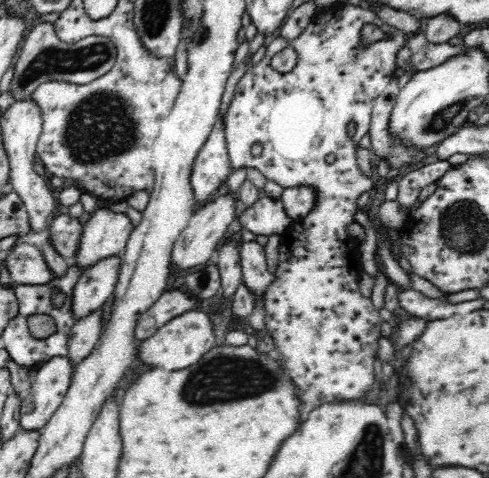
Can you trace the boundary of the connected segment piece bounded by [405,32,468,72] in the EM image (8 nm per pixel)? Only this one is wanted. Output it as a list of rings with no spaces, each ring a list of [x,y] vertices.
[[[422,32],[408,35],[405,44],[411,52],[410,62],[417,71],[425,71],[458,55],[465,55],[466,46],[455,46],[450,43],[432,44],[426,41]]]

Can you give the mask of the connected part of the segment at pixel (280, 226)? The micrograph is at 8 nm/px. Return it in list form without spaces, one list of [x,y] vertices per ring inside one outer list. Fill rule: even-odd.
[[[266,197],[240,212],[236,220],[242,230],[265,237],[270,234],[282,235],[294,222],[286,215],[281,200],[276,202]]]

